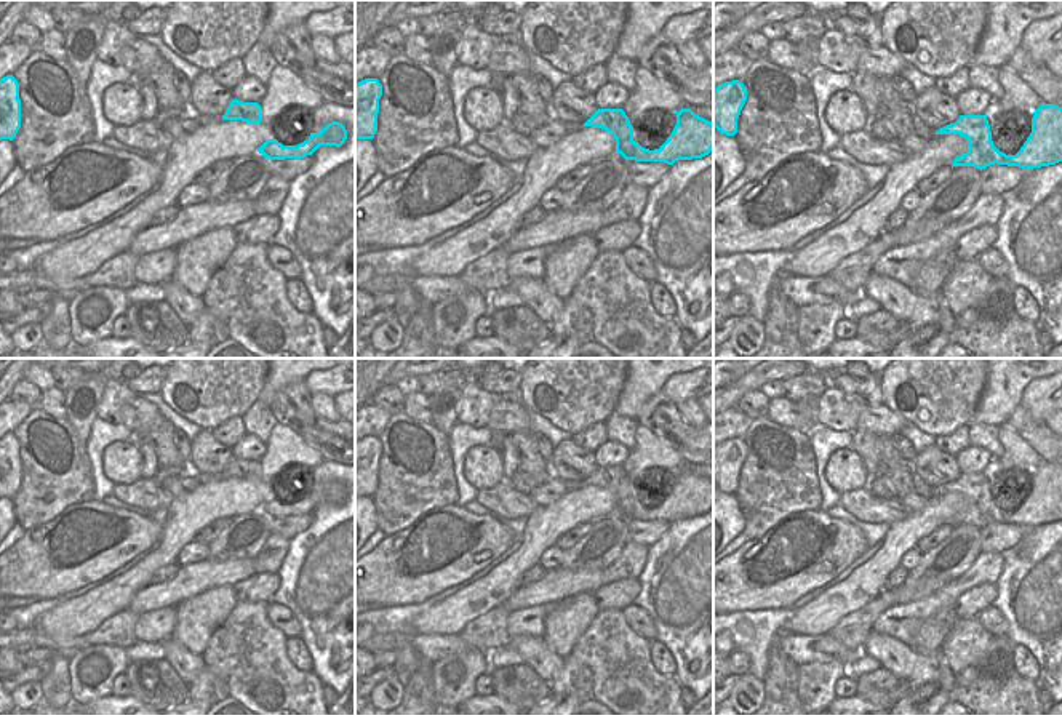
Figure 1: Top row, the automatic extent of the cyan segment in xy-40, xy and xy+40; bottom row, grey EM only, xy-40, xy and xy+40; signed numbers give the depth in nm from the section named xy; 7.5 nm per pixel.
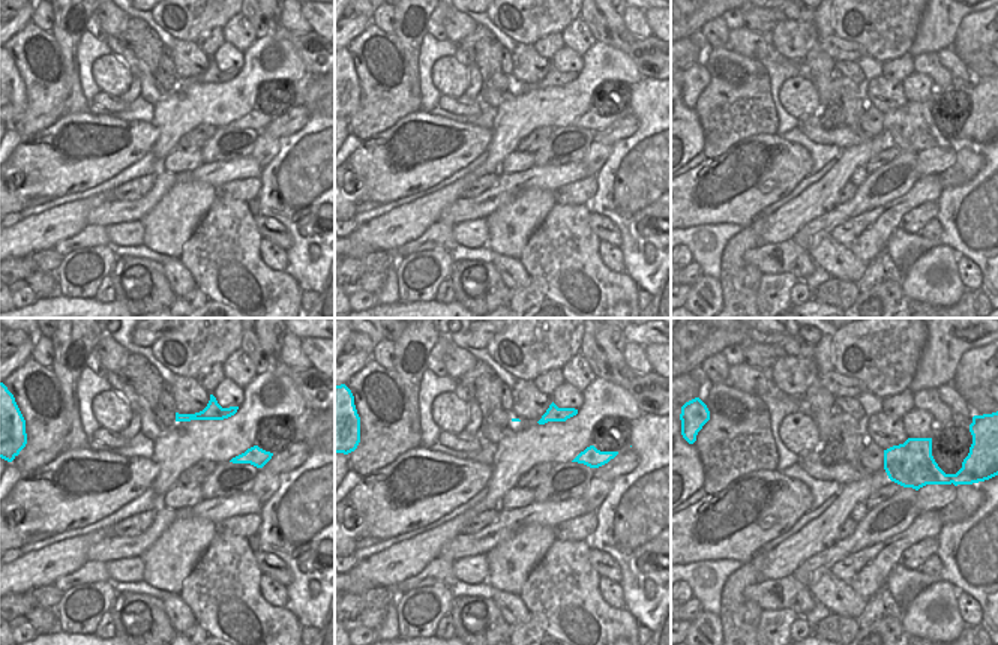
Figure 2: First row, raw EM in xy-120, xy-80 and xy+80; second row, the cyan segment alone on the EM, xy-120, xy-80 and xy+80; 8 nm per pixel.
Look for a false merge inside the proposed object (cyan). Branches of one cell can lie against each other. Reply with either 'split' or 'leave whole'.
split

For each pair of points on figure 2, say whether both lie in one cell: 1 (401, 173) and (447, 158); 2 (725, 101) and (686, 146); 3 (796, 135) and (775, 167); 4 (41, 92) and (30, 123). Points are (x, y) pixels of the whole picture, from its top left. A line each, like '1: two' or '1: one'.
1: one
2: two
3: two
4: one

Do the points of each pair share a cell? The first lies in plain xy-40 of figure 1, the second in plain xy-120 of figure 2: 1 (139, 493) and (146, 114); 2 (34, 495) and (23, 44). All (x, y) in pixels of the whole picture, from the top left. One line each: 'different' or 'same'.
1: different
2: same

